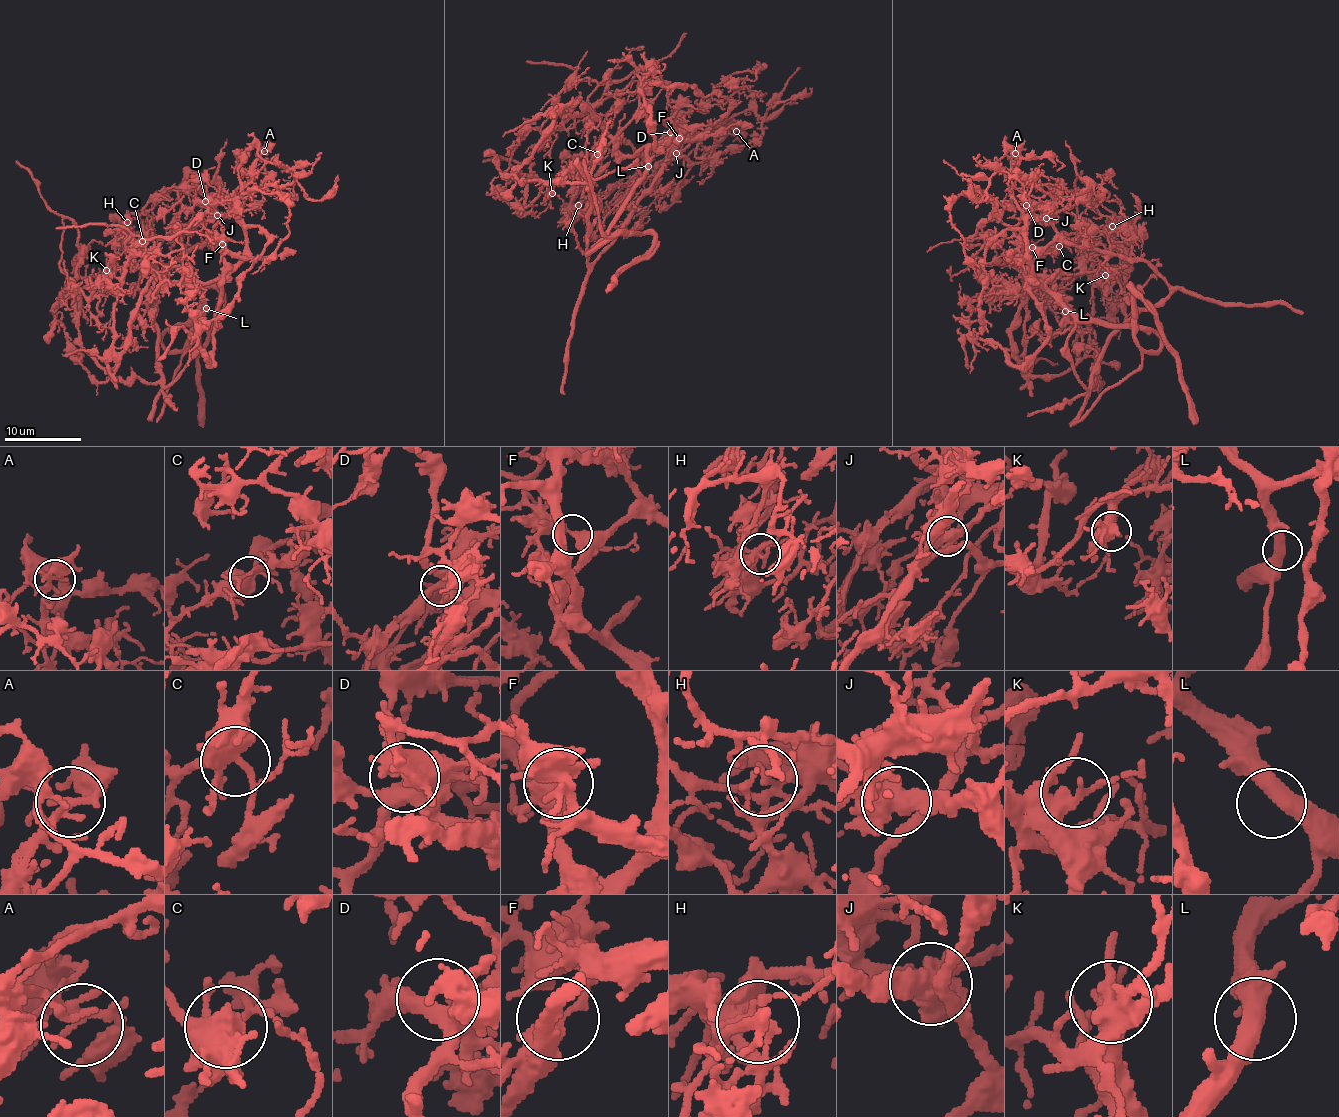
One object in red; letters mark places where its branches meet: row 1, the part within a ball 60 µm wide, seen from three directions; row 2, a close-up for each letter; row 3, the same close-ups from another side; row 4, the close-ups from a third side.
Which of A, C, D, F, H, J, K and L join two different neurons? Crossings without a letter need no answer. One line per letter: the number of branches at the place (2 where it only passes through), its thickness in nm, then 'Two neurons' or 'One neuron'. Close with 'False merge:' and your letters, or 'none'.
A: Branches: 5. Thickness 180 nm. One neuron
C: Branches: 6. Thickness 480 nm. One neuron
D: Branches: 4. Thickness 340 nm. One neuron
F: Branches: 2. Thickness 400 nm. Two neurons
H: Branches: 4. Thickness 130 nm. Two neurons
J: Branches: 6. Thickness 480 nm. Two neurons
K: Branches: 2. Thickness 280 nm. One neuron
L: Branches: 2. Thickness 460 nm. One neuron
False merge: F, H, J

